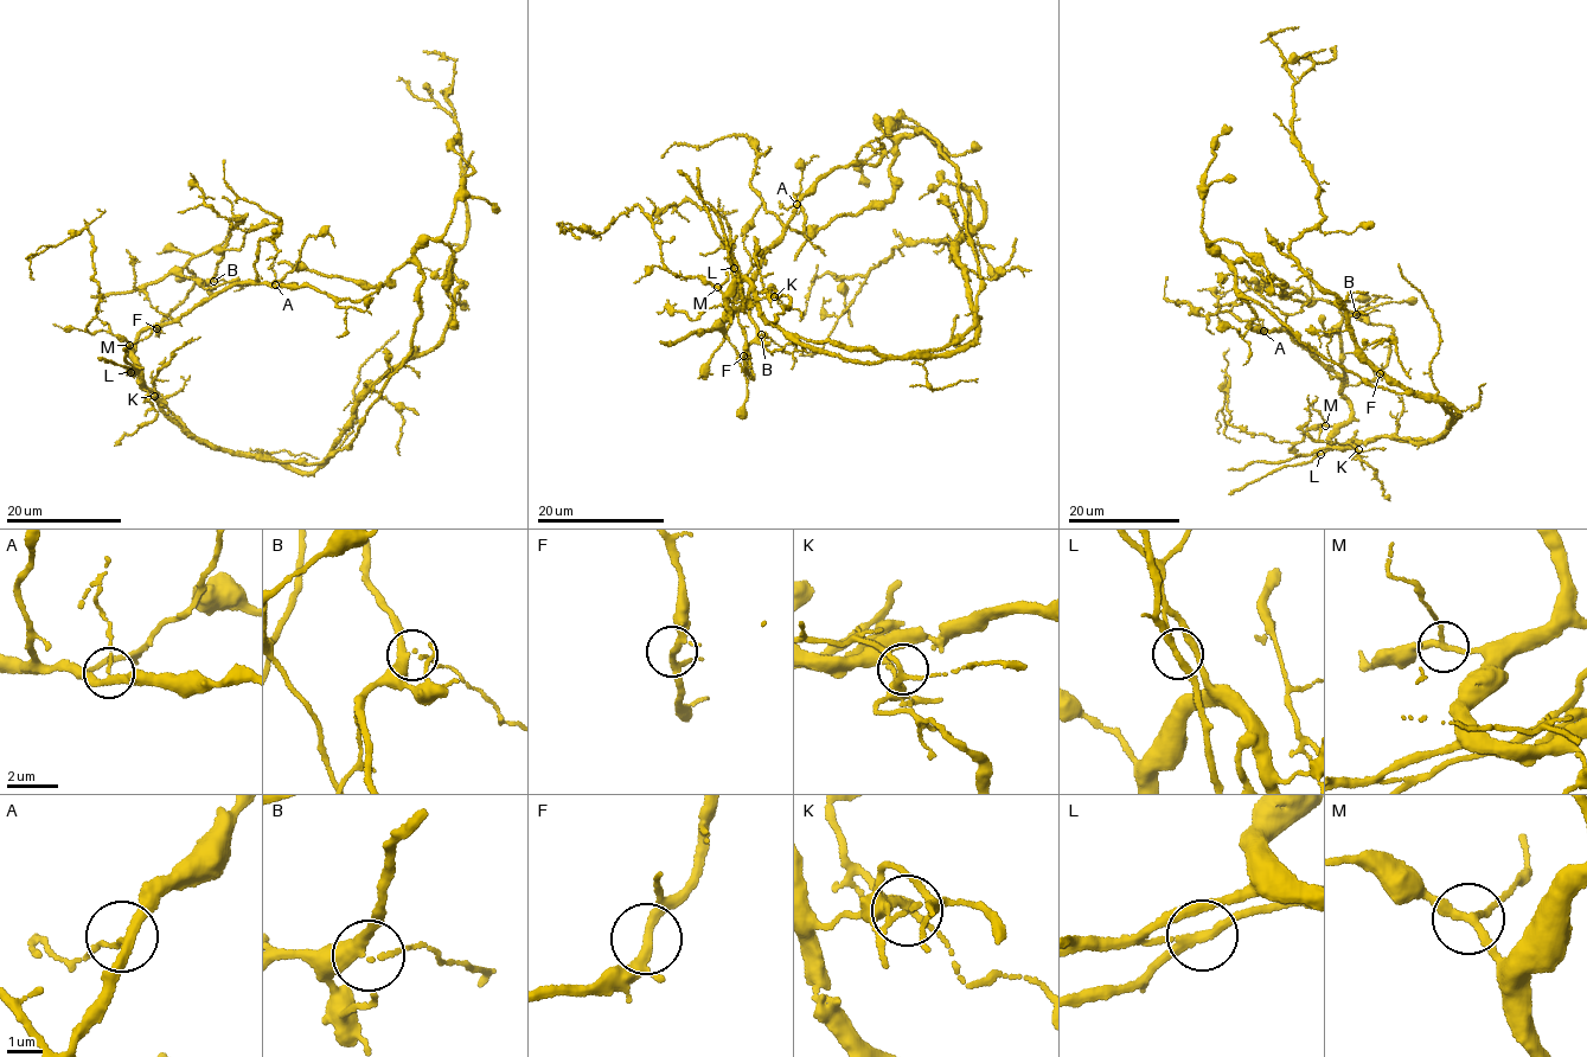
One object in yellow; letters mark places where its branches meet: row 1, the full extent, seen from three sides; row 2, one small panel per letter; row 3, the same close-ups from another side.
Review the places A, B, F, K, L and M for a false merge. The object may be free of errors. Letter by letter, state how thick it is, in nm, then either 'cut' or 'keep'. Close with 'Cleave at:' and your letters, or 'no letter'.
A: calibre 200 nm; keep
B: calibre 220 nm; keep
F: calibre 200 nm; keep
K: calibre 180 nm; keep
L: calibre 200 nm; cut
M: calibre 200 nm; keep
Cleave at: L

